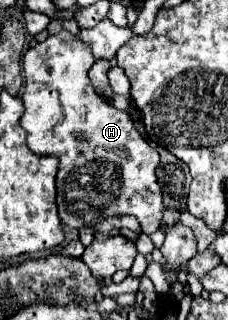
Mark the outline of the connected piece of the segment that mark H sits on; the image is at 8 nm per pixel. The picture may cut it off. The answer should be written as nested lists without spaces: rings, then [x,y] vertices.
[[[60,32],[30,48],[22,58],[26,112],[20,126],[28,132],[32,152],[60,160],[56,202],[62,224],[94,228],[108,216],[132,214],[150,236],[160,230],[164,214],[162,188],[156,178],[160,154],[140,136],[128,112],[114,108],[94,90],[88,78],[92,64],[94,56],[88,44],[70,32]]]

